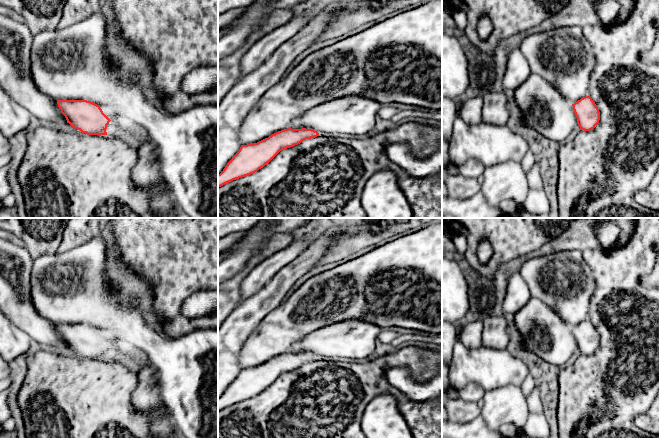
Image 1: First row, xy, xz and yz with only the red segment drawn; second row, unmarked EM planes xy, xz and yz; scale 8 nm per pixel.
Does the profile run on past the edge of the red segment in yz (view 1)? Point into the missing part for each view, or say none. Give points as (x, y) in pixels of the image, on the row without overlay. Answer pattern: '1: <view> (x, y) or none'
1: none

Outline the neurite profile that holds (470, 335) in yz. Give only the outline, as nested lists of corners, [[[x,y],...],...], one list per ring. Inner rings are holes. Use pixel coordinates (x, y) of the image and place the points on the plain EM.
[[[483,321],[466,324],[457,332],[457,339],[467,348],[477,348],[482,345]]]

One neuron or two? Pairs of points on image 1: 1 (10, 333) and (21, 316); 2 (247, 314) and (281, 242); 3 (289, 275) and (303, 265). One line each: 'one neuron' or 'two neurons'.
1: two neurons
2: two neurons
3: one neuron

